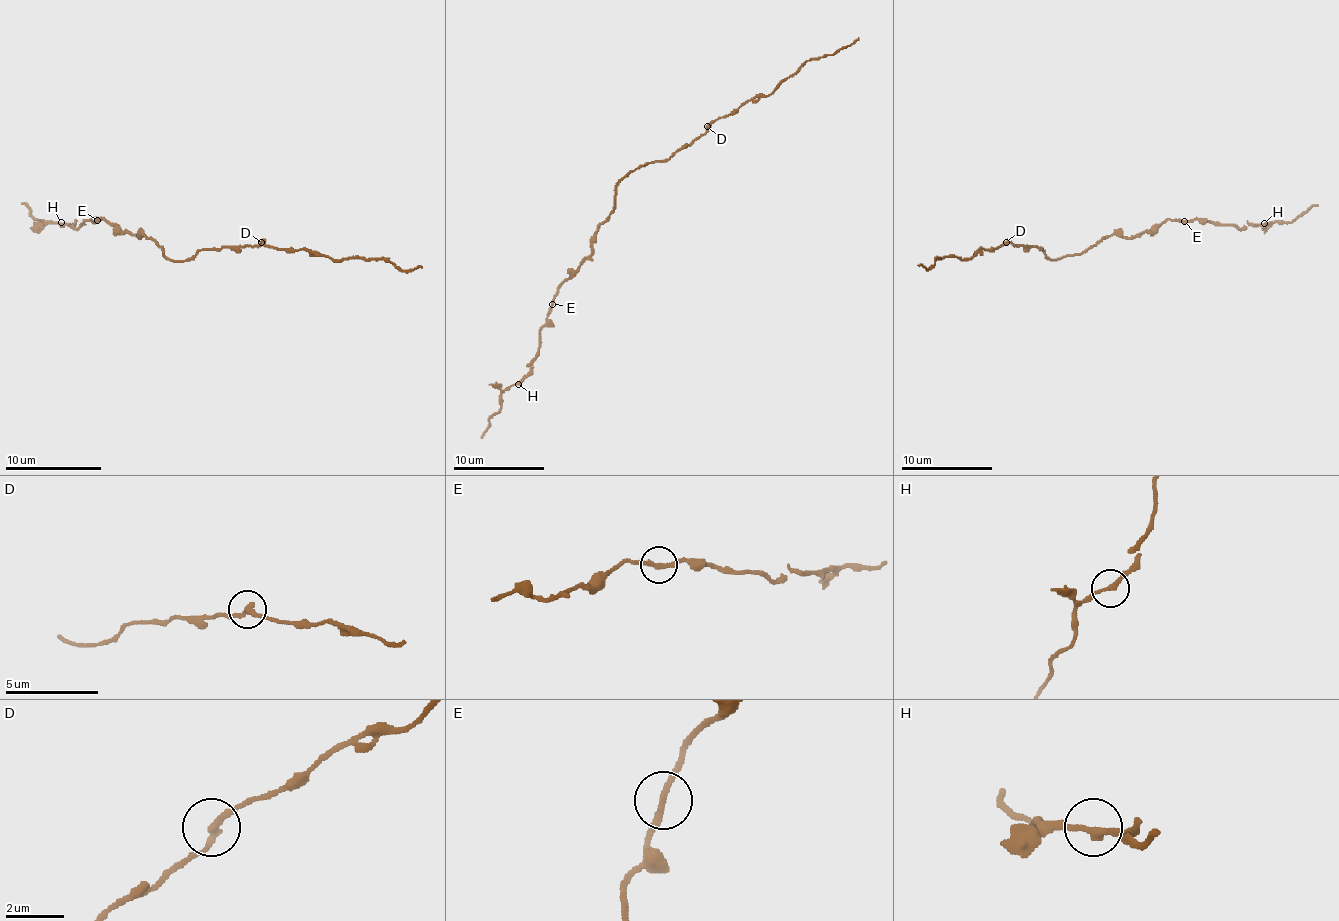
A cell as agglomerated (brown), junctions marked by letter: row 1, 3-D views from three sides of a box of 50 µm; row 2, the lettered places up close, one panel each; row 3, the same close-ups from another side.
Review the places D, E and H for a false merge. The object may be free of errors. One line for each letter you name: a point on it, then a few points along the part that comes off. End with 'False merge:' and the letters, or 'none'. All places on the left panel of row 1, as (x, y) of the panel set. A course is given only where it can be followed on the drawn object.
False merge: none

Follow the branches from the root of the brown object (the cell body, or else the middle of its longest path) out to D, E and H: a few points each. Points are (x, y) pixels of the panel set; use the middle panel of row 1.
D: (616, 190), (616, 186), (634, 170), (652, 161), (668, 161), (679, 149), (700, 138), (706, 127)
E: (616, 190), (616, 206), (597, 229), (593, 252), (559, 288), (552, 304)
H: (616, 190), (616, 206), (597, 229), (593, 252), (559, 288), (547, 322), (541, 329), (538, 356), (518, 384)

